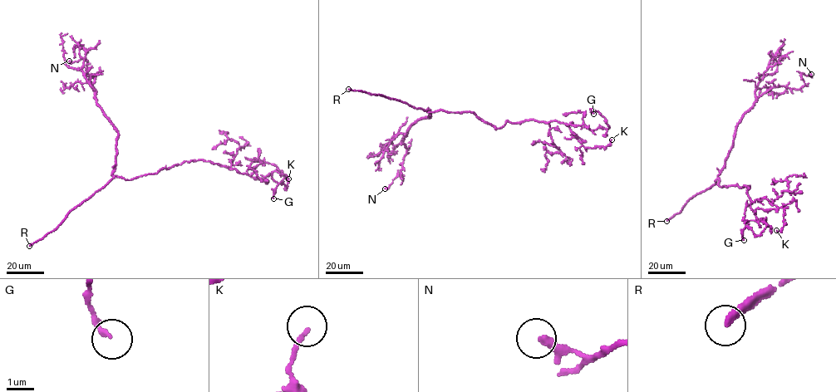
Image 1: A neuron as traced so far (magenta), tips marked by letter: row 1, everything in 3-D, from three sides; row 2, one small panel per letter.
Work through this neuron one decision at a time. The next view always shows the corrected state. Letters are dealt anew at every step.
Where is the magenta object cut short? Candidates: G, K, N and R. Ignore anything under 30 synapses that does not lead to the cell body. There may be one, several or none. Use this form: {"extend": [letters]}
{"extend": ["R"]}

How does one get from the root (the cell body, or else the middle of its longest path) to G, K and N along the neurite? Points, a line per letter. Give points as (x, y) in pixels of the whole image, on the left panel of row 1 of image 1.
G: (145, 174), (204, 160), (261, 178), (277, 171), (288, 182), (285, 188), (279, 183), (273, 198)
K: (145, 174), (156, 173), (185, 161), (204, 160), (246, 173), (263, 160), (274, 165), (287, 180), (288, 178)
N: (145, 174), (126, 179), (112, 174), (118, 130), (96, 102), (96, 76), (86, 75), (87, 61), (69, 61)

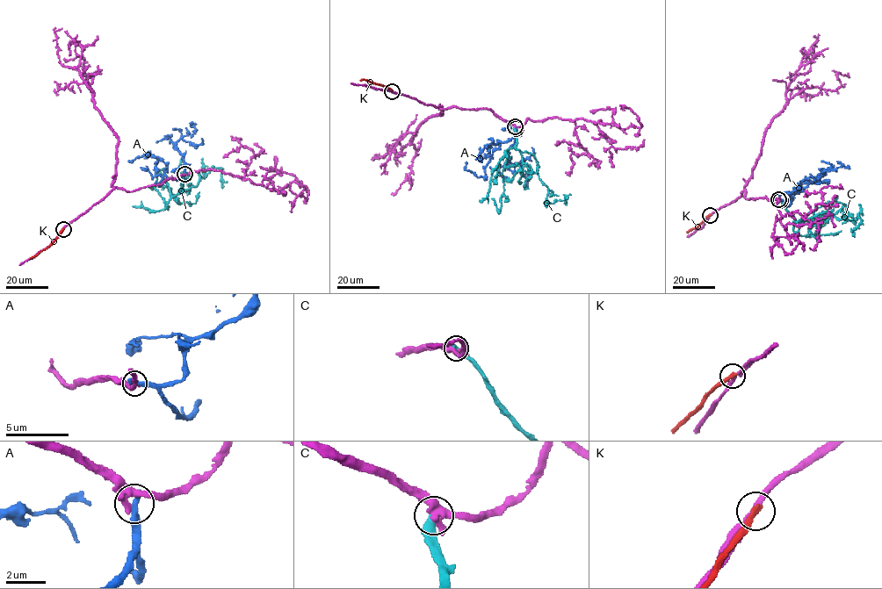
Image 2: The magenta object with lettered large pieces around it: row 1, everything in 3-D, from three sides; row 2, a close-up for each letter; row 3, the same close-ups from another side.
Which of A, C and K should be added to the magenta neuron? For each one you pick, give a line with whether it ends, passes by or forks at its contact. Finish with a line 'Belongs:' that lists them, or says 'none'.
Belongs: none

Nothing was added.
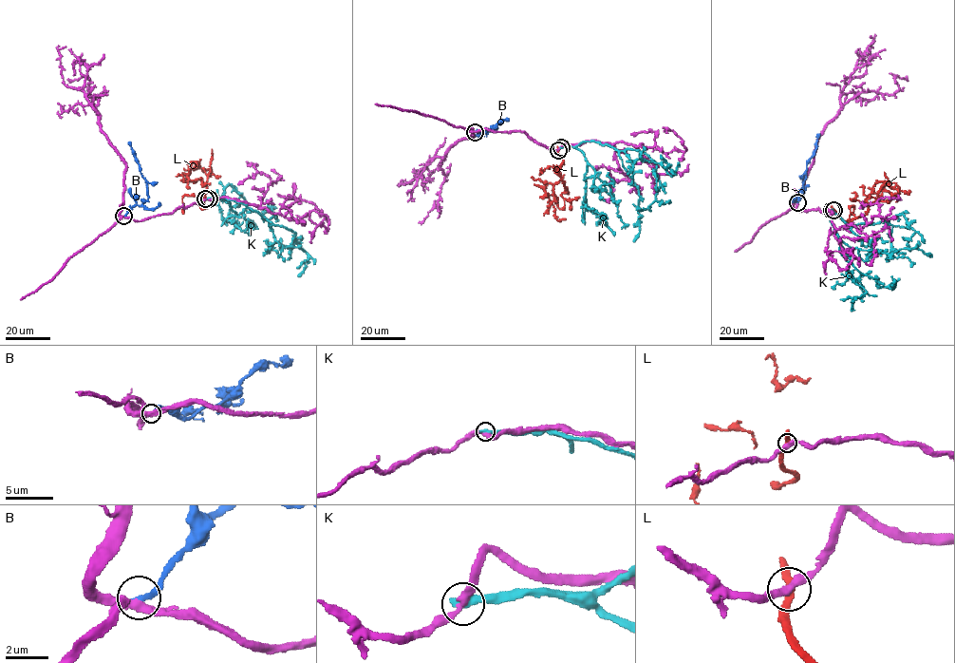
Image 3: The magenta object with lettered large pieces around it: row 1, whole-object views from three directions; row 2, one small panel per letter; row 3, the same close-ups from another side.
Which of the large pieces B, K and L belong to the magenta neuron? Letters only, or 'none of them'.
none of them

